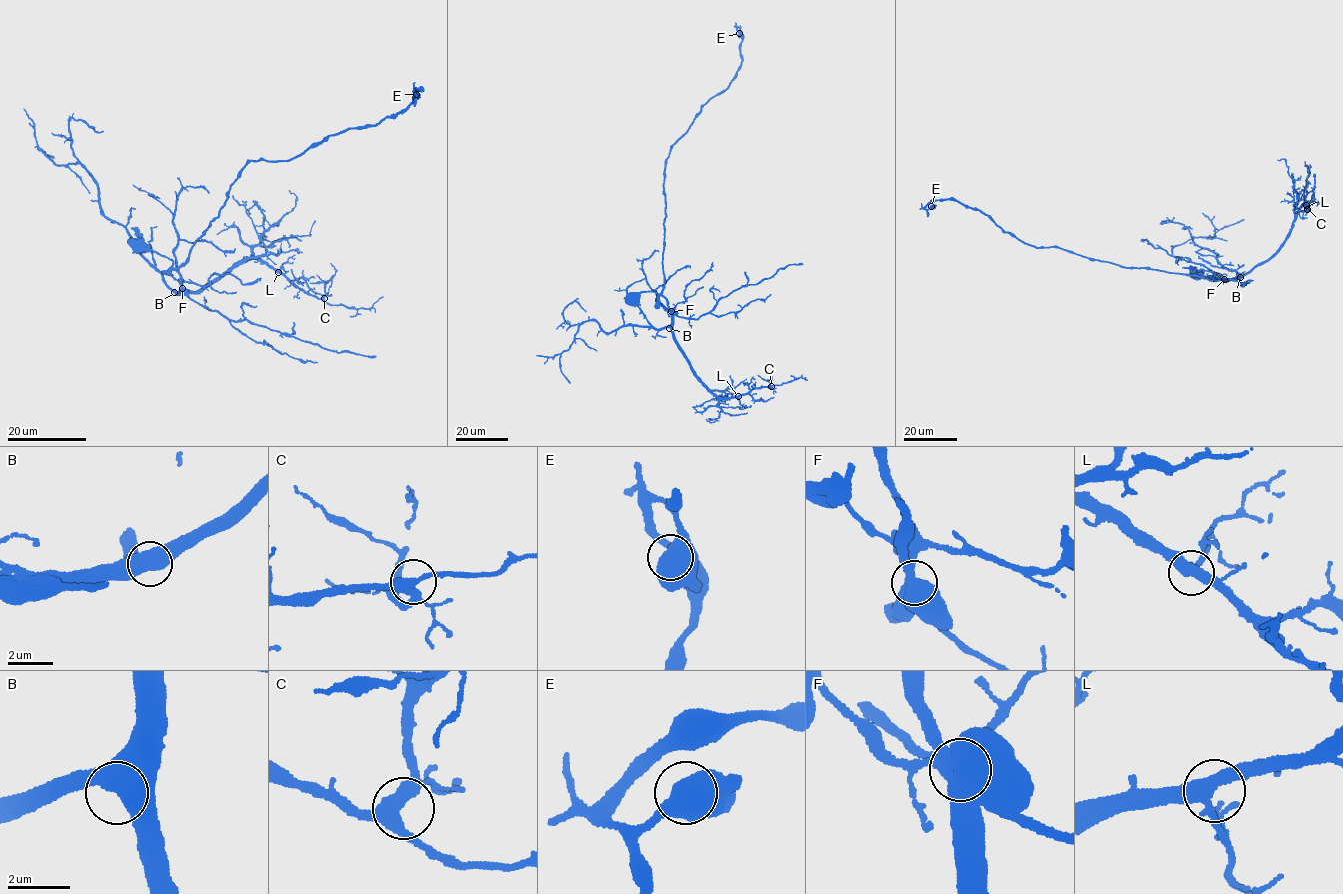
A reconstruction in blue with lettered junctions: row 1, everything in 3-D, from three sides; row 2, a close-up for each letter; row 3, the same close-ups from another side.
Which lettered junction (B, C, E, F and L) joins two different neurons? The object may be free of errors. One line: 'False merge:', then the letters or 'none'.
False merge: none

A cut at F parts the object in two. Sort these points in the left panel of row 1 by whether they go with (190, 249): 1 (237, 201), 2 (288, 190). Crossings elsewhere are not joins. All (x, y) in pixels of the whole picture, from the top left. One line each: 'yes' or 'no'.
1: no
2: no

